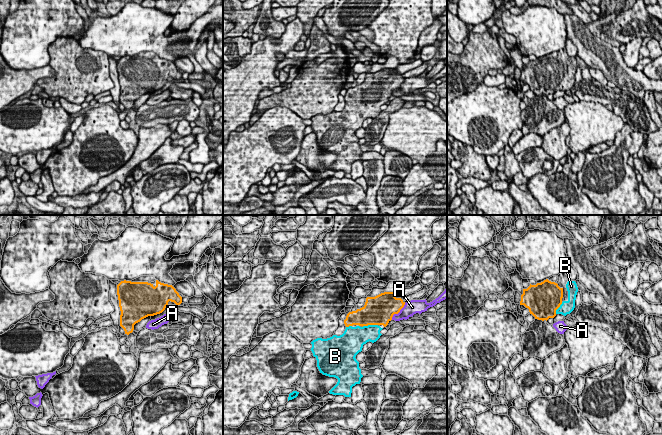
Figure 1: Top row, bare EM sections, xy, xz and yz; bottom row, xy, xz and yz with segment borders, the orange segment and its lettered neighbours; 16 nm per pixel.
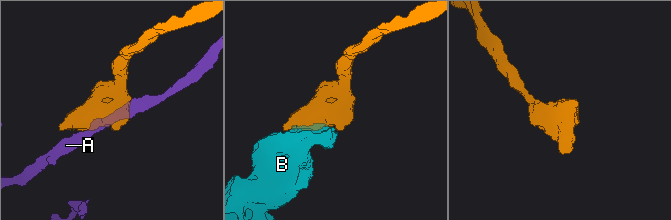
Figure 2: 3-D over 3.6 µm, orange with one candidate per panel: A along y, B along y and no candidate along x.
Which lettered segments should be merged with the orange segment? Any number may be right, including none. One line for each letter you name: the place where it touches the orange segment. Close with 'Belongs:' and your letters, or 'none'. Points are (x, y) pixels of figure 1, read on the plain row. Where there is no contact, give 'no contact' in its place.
B: xz (369, 100)
Belongs: B

